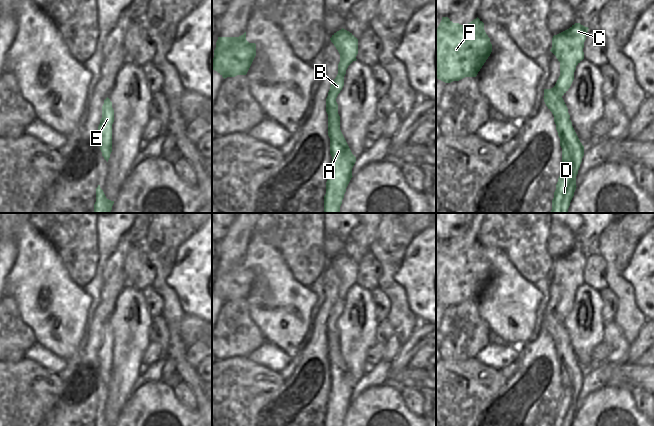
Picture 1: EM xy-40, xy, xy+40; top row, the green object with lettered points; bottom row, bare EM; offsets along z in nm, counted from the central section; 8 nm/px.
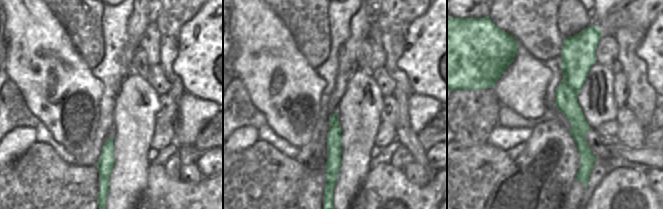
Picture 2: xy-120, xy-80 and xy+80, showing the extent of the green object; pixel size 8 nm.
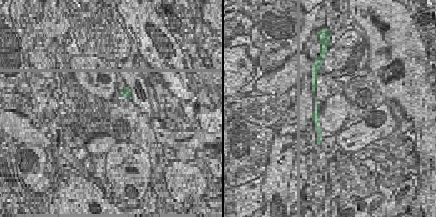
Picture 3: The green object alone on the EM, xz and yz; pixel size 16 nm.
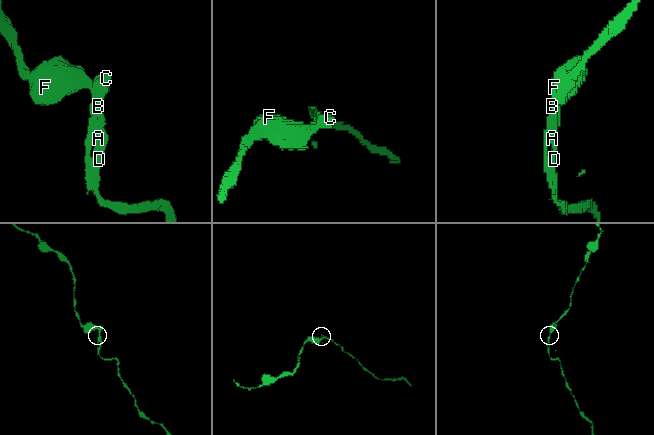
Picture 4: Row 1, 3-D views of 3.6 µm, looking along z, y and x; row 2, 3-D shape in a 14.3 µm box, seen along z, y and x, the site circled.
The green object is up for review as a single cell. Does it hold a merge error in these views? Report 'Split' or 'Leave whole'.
Leave whole.

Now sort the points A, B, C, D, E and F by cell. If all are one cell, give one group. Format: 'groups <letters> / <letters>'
groups A B C D E F

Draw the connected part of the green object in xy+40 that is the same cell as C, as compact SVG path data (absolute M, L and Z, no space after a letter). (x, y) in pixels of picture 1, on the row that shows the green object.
M575 23L569 29L554 35L551 52L560 62L560 76L551 89L544 89L544 102L554 116L562 148L562 170L556 184L550 213L567 213L576 190L576 176L584 156L580 142L569 119L568 108L562 96L568 91L576 66L584 59L584 42L588 27Z

